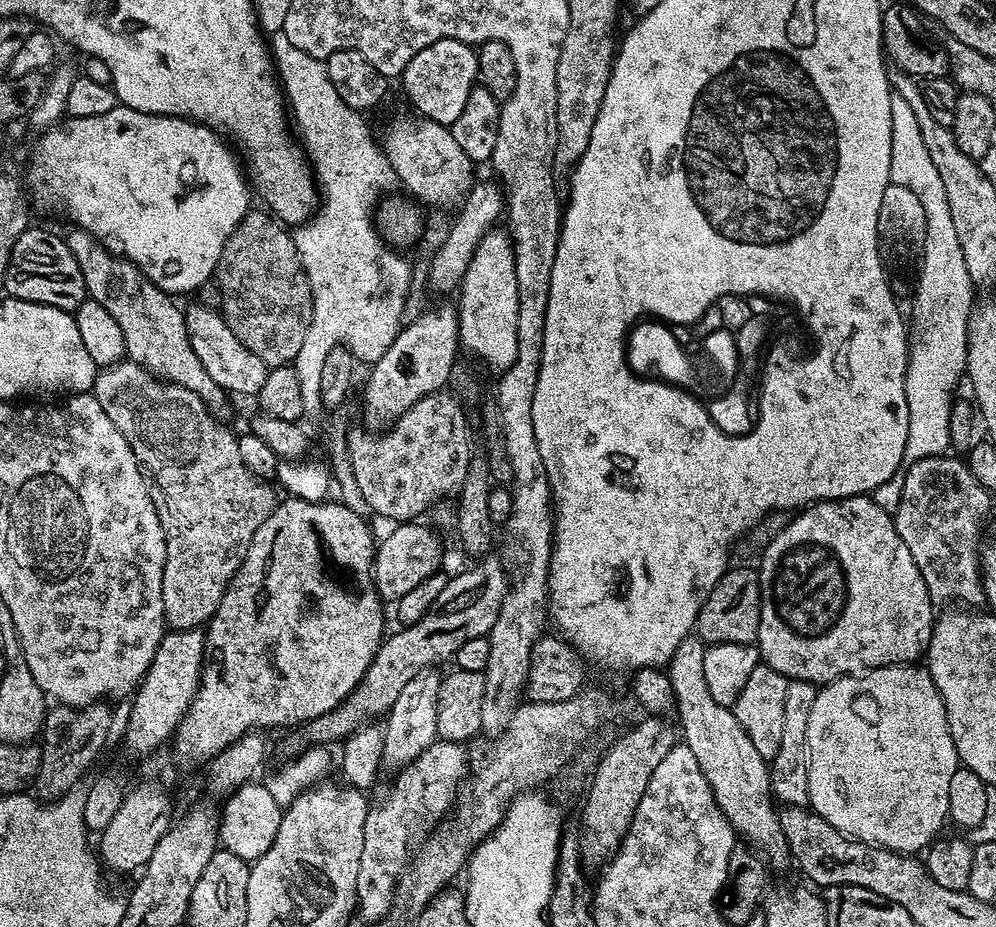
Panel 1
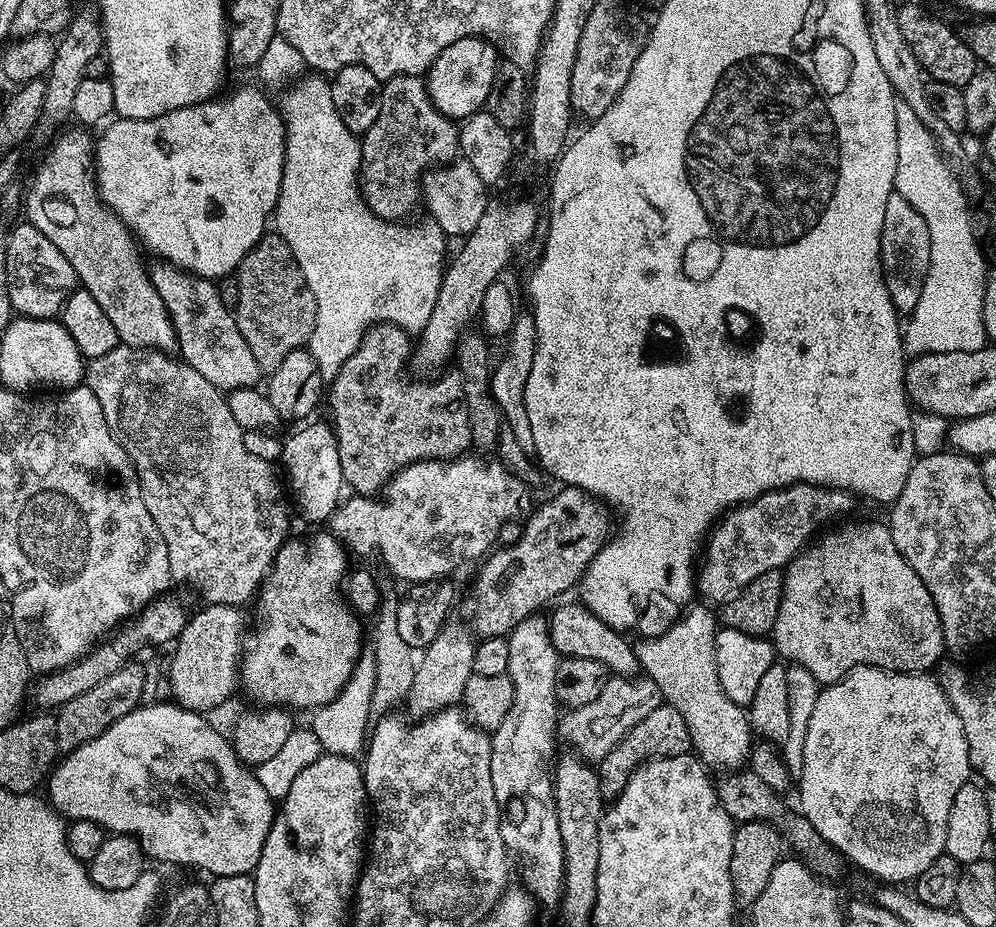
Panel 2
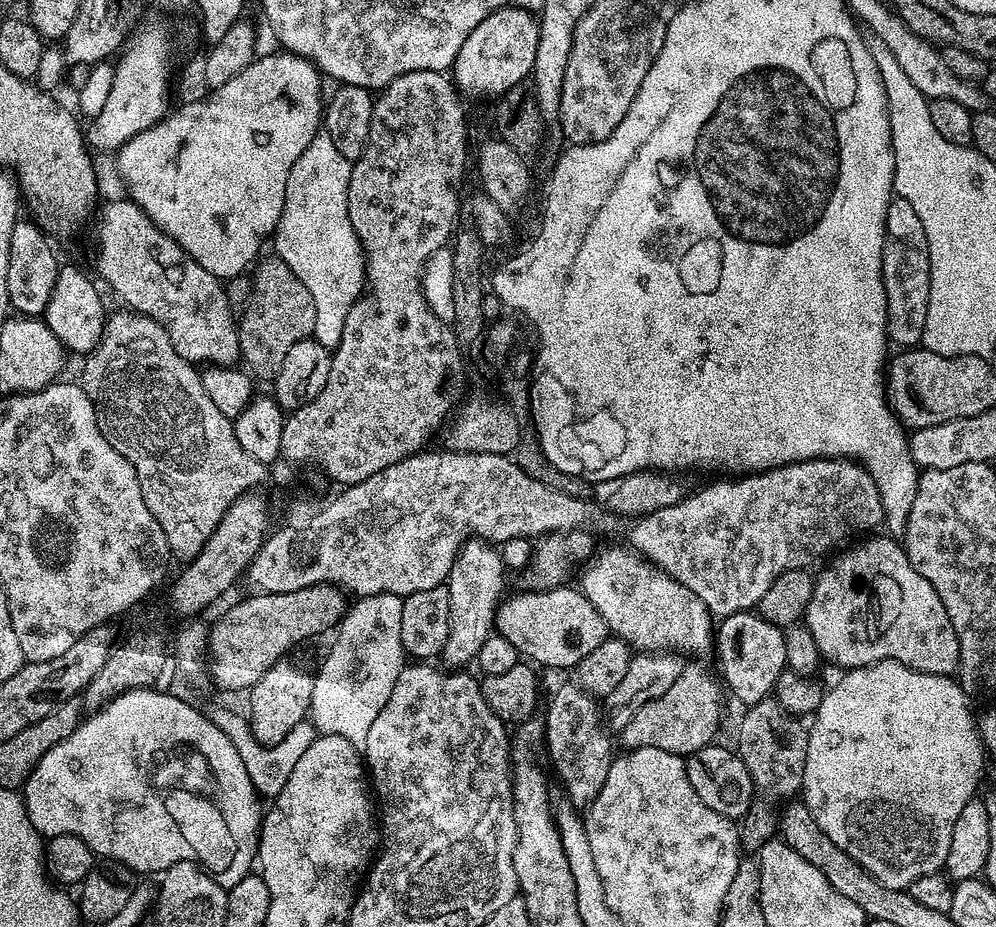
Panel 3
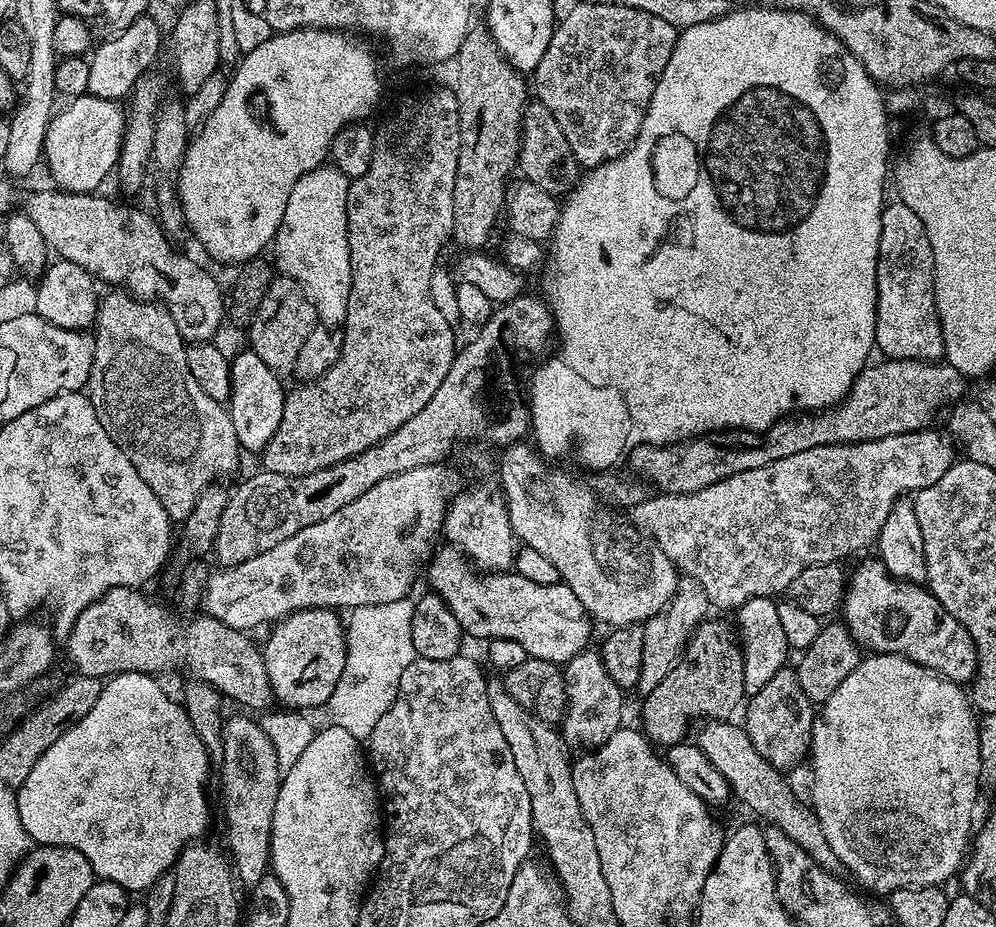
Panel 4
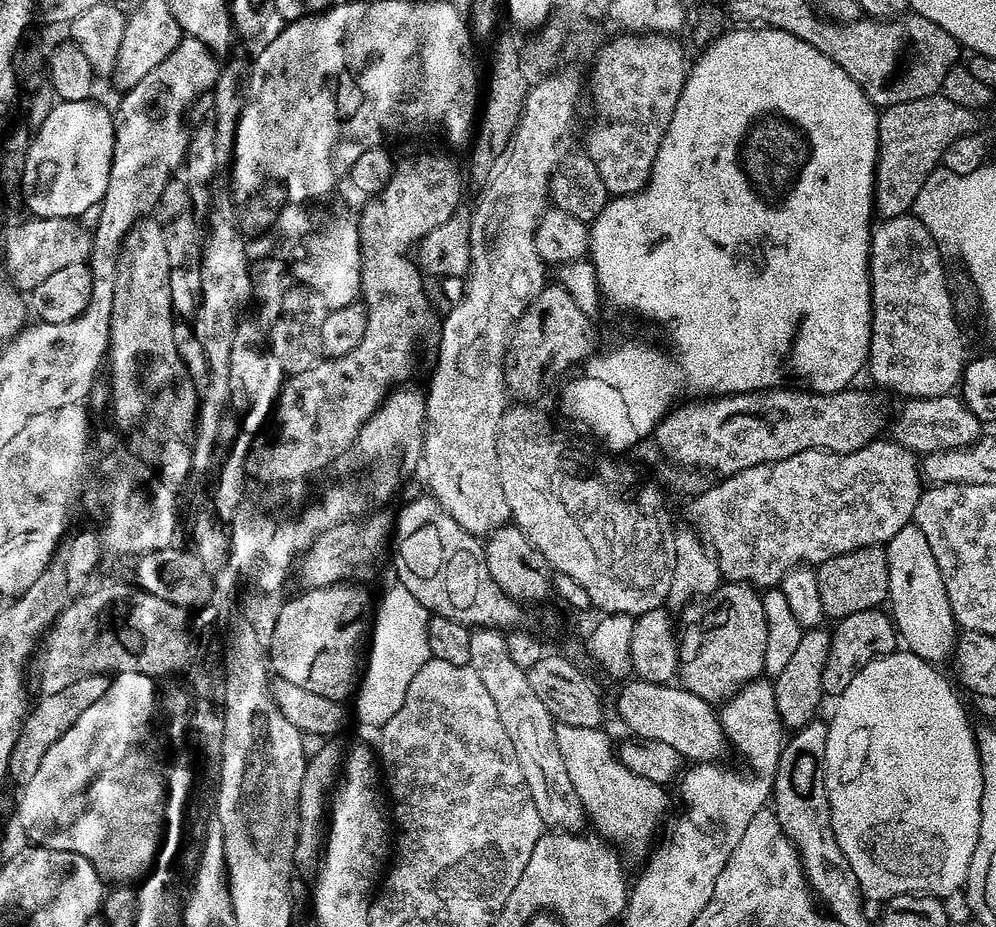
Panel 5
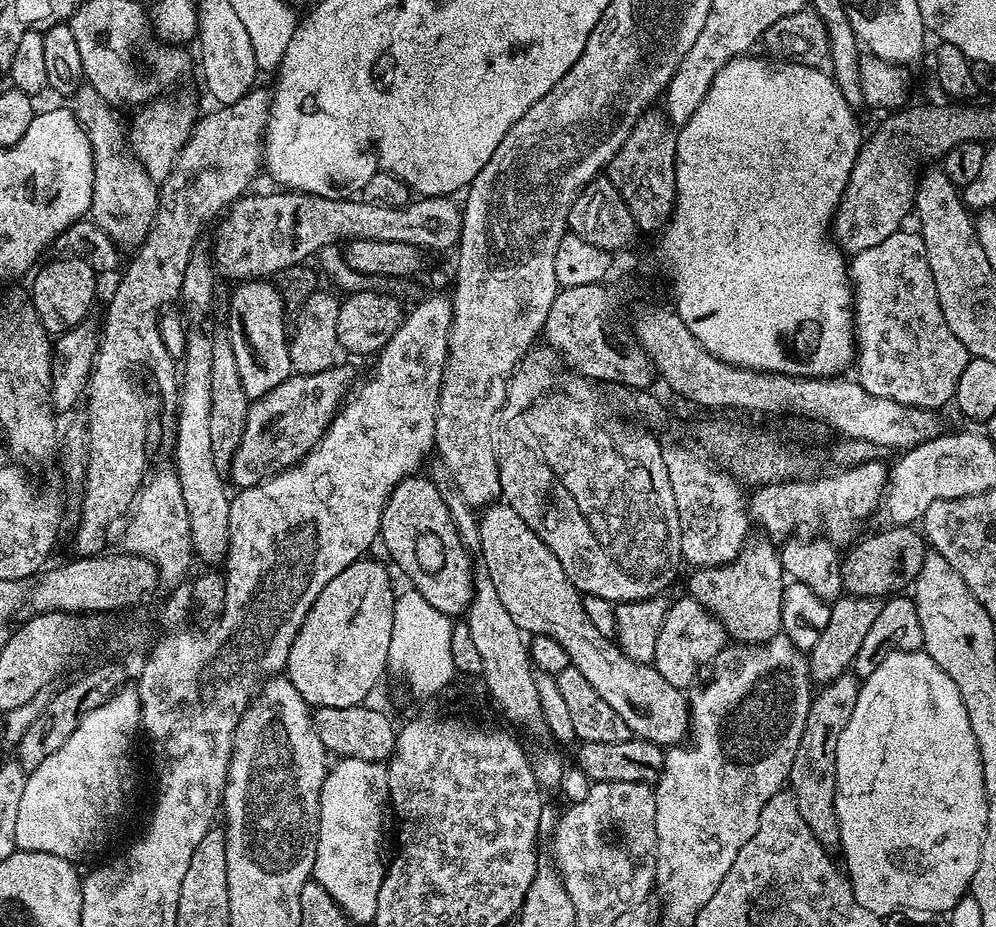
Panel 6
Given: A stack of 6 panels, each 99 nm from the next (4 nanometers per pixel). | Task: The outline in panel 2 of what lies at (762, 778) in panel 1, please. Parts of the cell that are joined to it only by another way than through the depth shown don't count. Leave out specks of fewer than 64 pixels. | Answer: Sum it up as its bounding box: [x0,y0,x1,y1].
[635,606,754,770]

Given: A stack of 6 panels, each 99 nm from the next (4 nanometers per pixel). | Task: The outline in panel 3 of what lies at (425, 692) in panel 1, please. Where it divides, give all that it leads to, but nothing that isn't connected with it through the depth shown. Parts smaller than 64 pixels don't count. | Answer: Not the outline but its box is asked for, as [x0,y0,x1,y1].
[442,538,505,665]

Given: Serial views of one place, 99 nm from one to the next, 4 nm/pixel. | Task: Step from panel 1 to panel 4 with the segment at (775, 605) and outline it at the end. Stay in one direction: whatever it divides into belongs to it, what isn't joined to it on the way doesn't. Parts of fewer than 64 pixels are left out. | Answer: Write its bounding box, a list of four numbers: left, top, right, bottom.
[843,558,980,686]

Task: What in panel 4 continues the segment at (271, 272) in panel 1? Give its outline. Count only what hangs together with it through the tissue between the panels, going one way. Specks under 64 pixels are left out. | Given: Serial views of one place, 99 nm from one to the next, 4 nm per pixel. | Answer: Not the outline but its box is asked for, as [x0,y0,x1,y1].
[246,274,318,378]

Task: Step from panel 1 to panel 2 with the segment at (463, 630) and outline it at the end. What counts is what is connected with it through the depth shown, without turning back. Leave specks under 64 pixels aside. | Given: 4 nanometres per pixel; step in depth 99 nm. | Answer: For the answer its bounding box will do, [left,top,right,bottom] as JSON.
[474,486,609,637]

